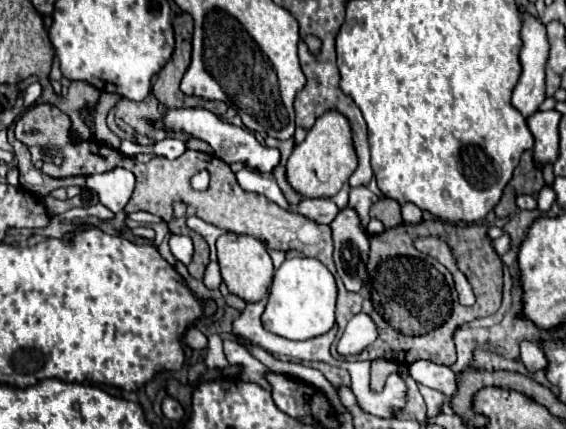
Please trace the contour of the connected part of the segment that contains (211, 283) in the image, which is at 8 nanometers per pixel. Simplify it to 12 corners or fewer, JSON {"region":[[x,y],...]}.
{"region":[[216,255],[204,271],[202,283],[208,289],[218,289],[222,283]]}

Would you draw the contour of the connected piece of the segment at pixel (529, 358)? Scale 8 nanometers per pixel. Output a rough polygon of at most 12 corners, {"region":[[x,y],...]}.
{"region":[[530,341],[522,343],[520,357],[528,373],[546,367],[544,353]]}

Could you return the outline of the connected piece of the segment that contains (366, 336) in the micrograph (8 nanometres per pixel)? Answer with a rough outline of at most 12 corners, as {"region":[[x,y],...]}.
{"region":[[358,313],[346,325],[338,353],[356,355],[378,337],[372,317]]}

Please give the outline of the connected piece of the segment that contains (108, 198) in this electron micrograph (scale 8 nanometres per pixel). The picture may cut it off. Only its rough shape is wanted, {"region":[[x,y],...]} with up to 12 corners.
{"region":[[116,167],[86,177],[112,213],[124,209],[135,184],[134,173]]}

